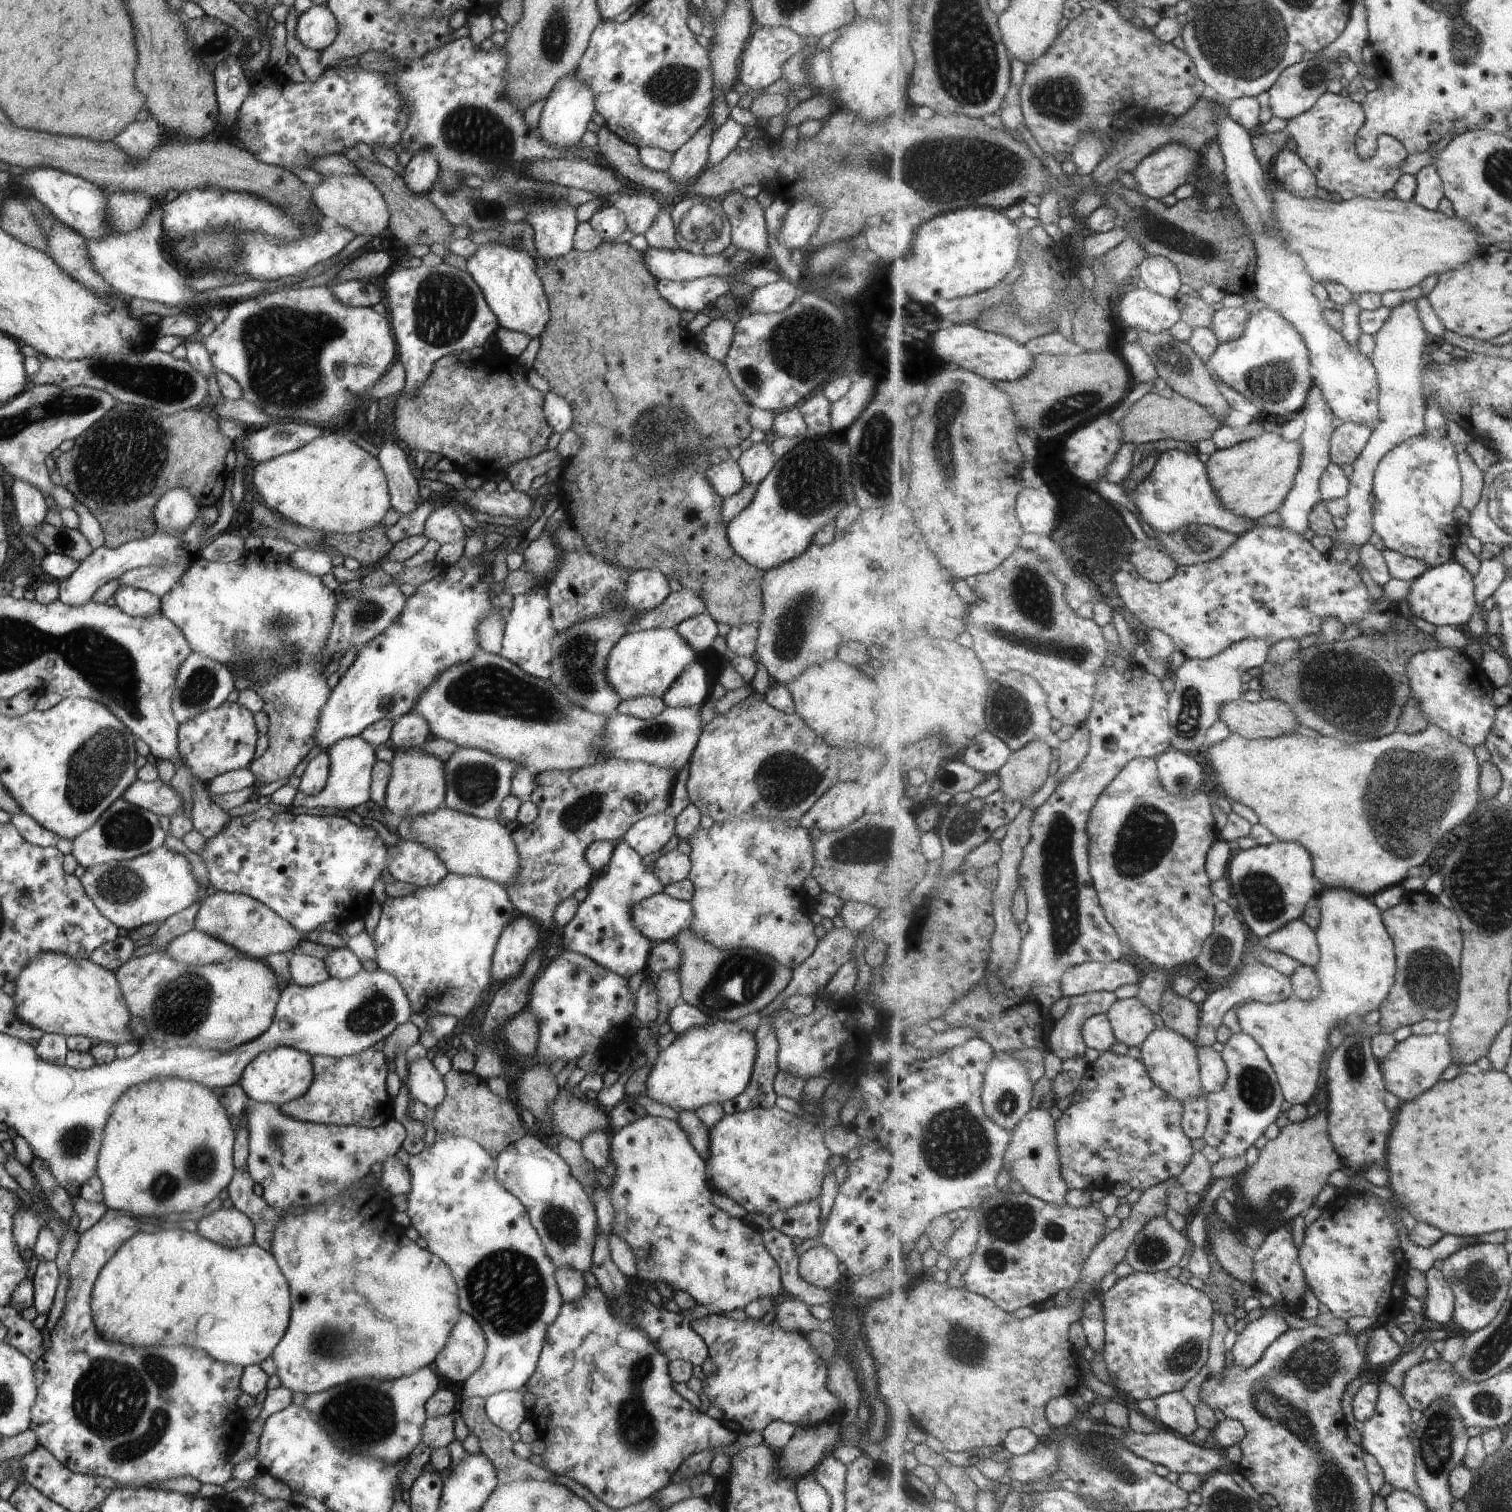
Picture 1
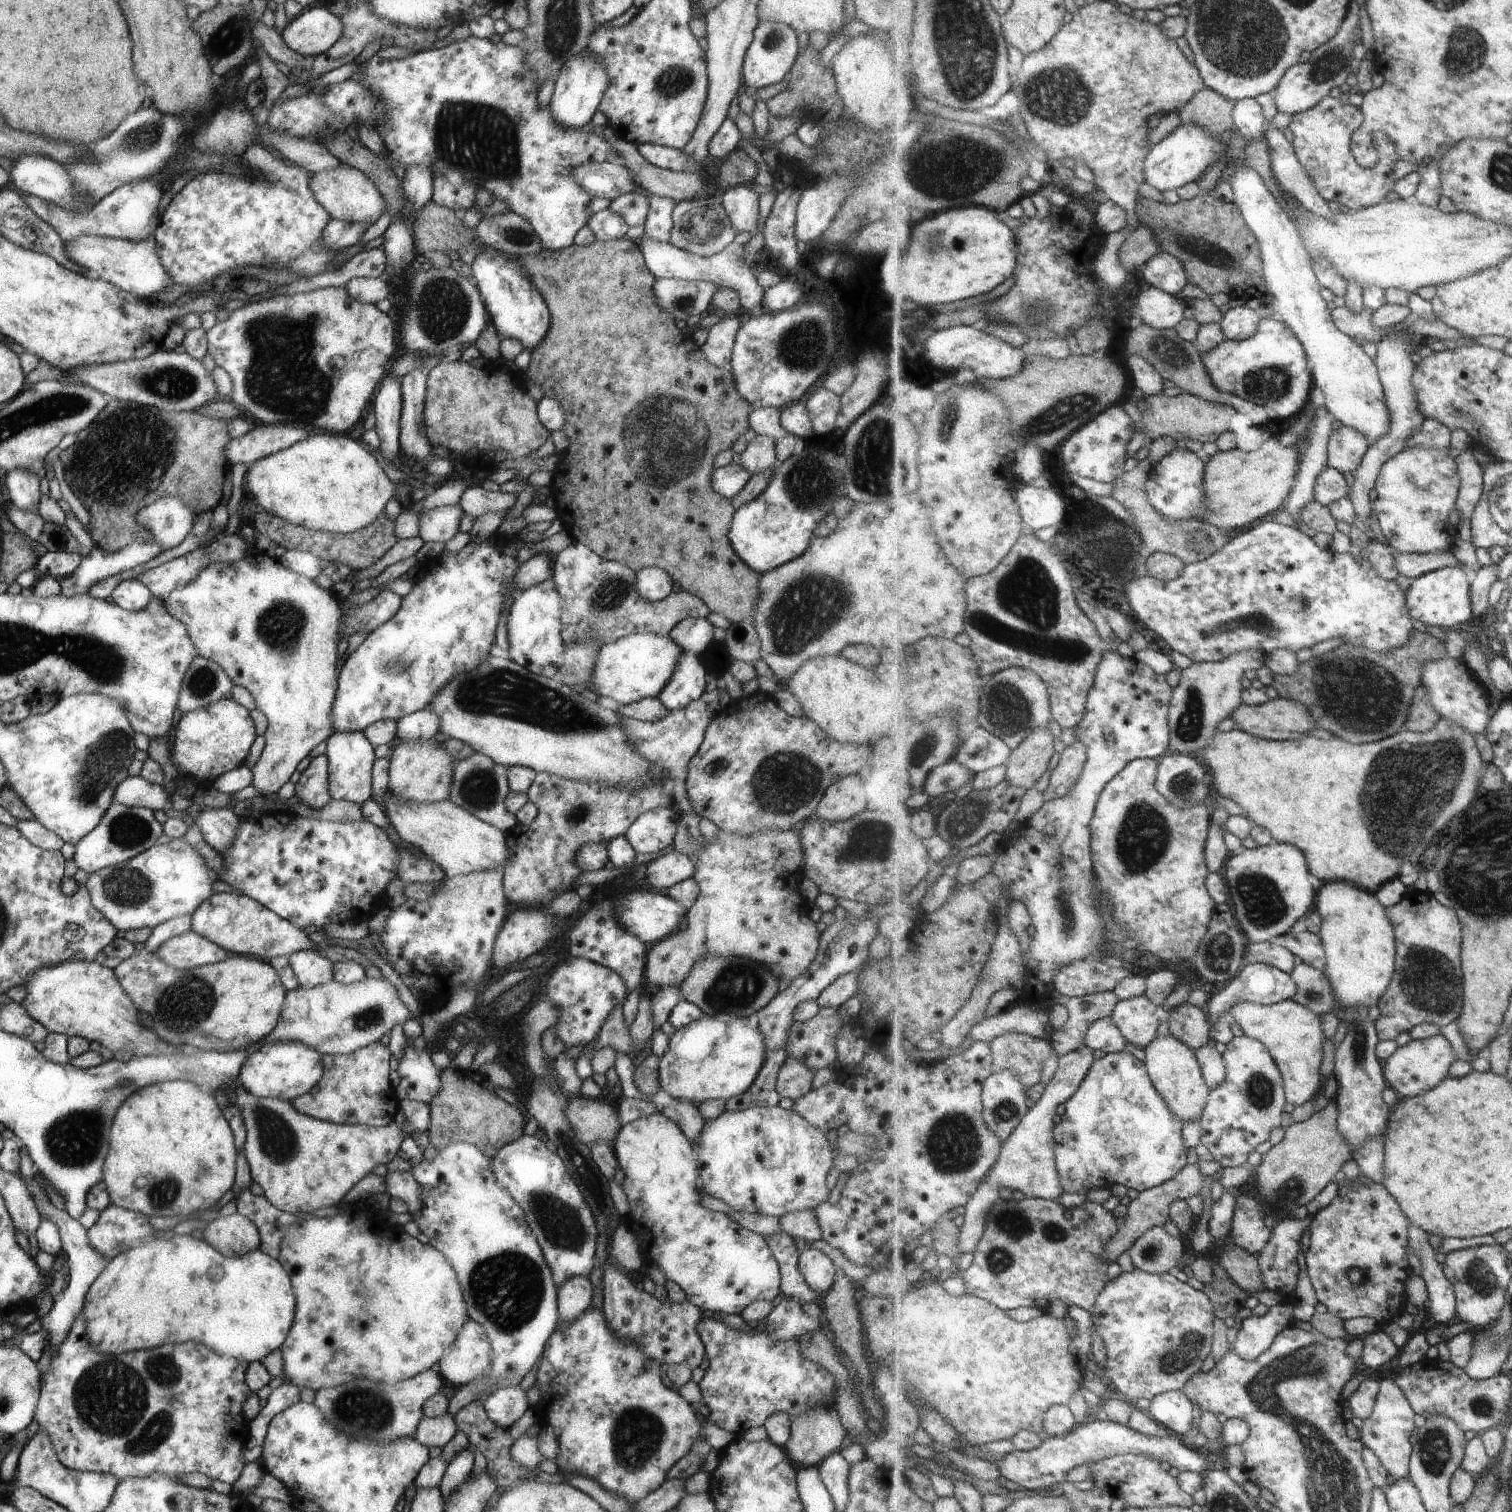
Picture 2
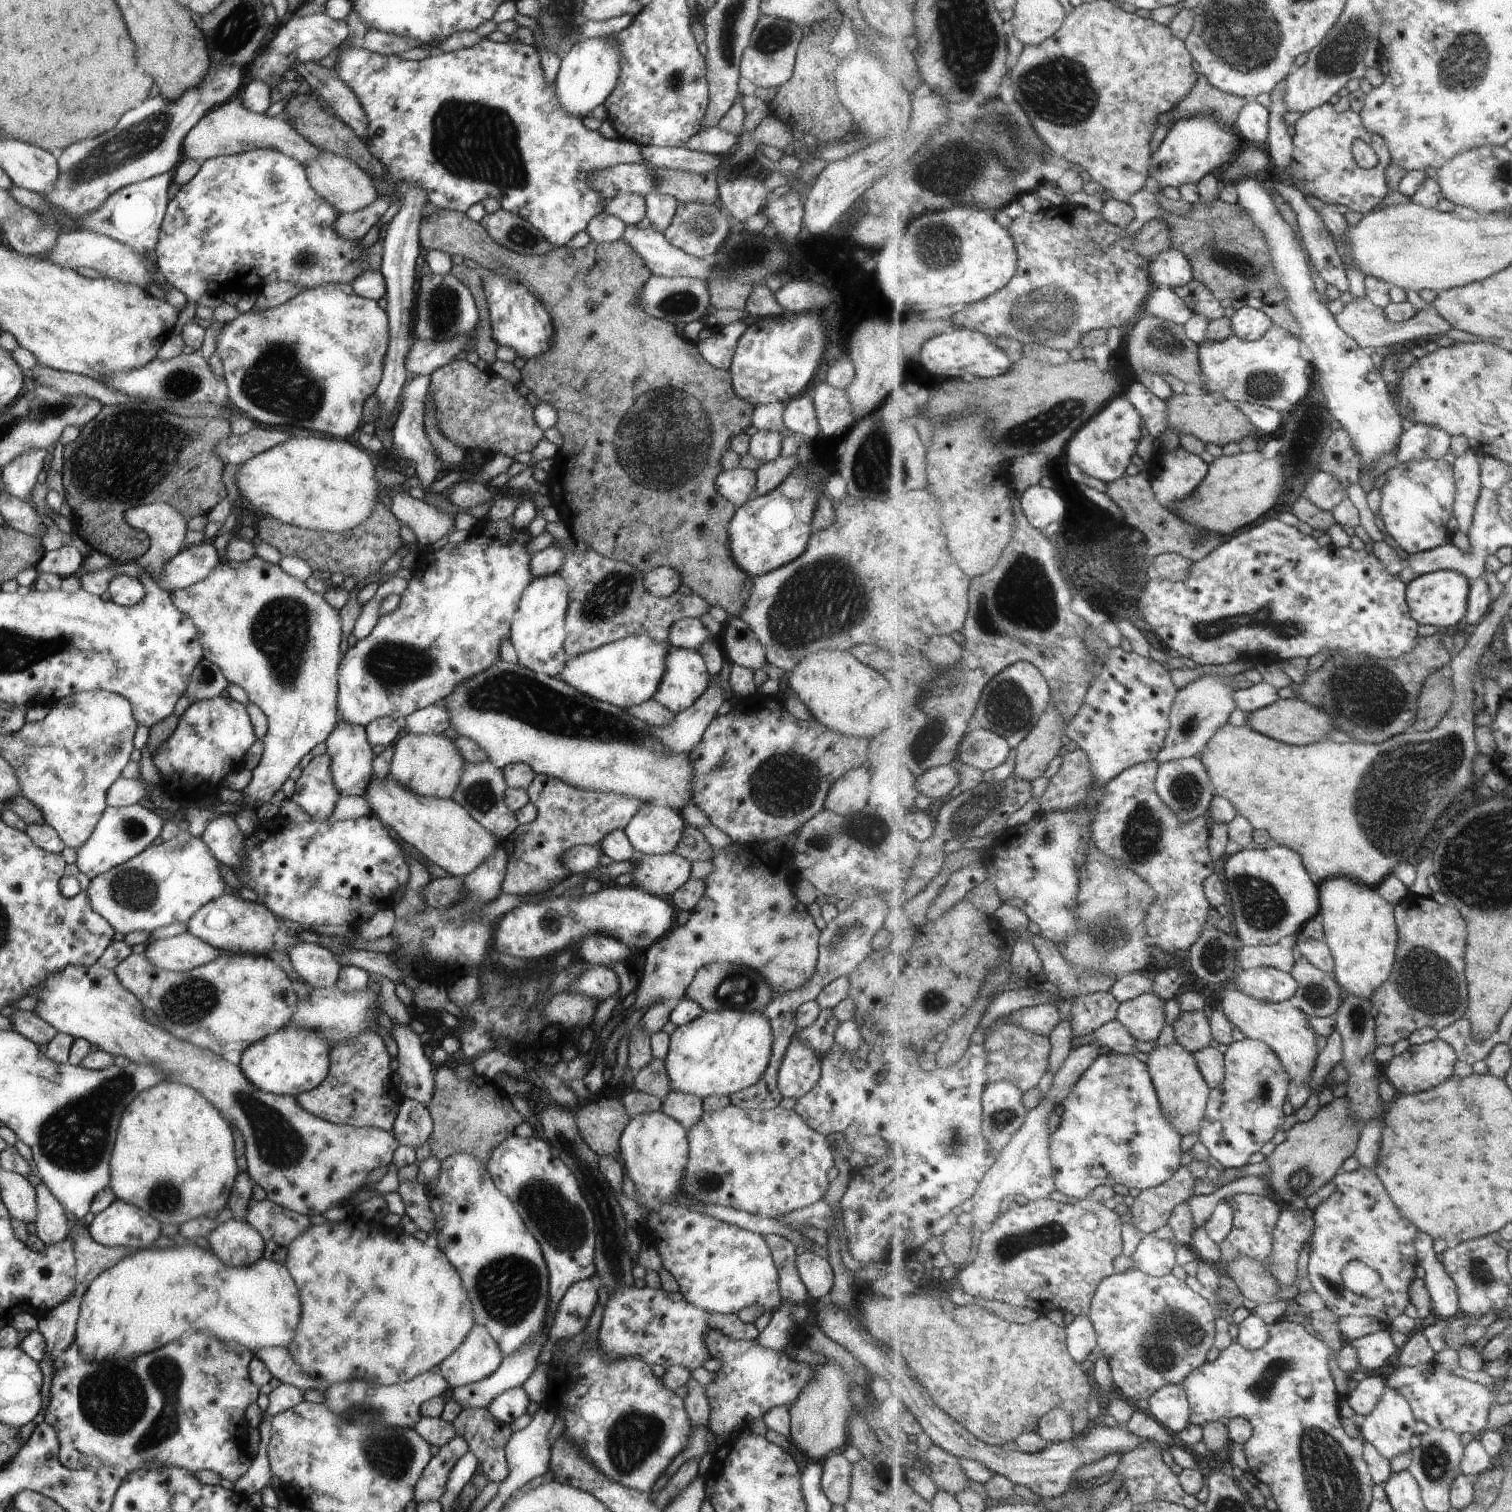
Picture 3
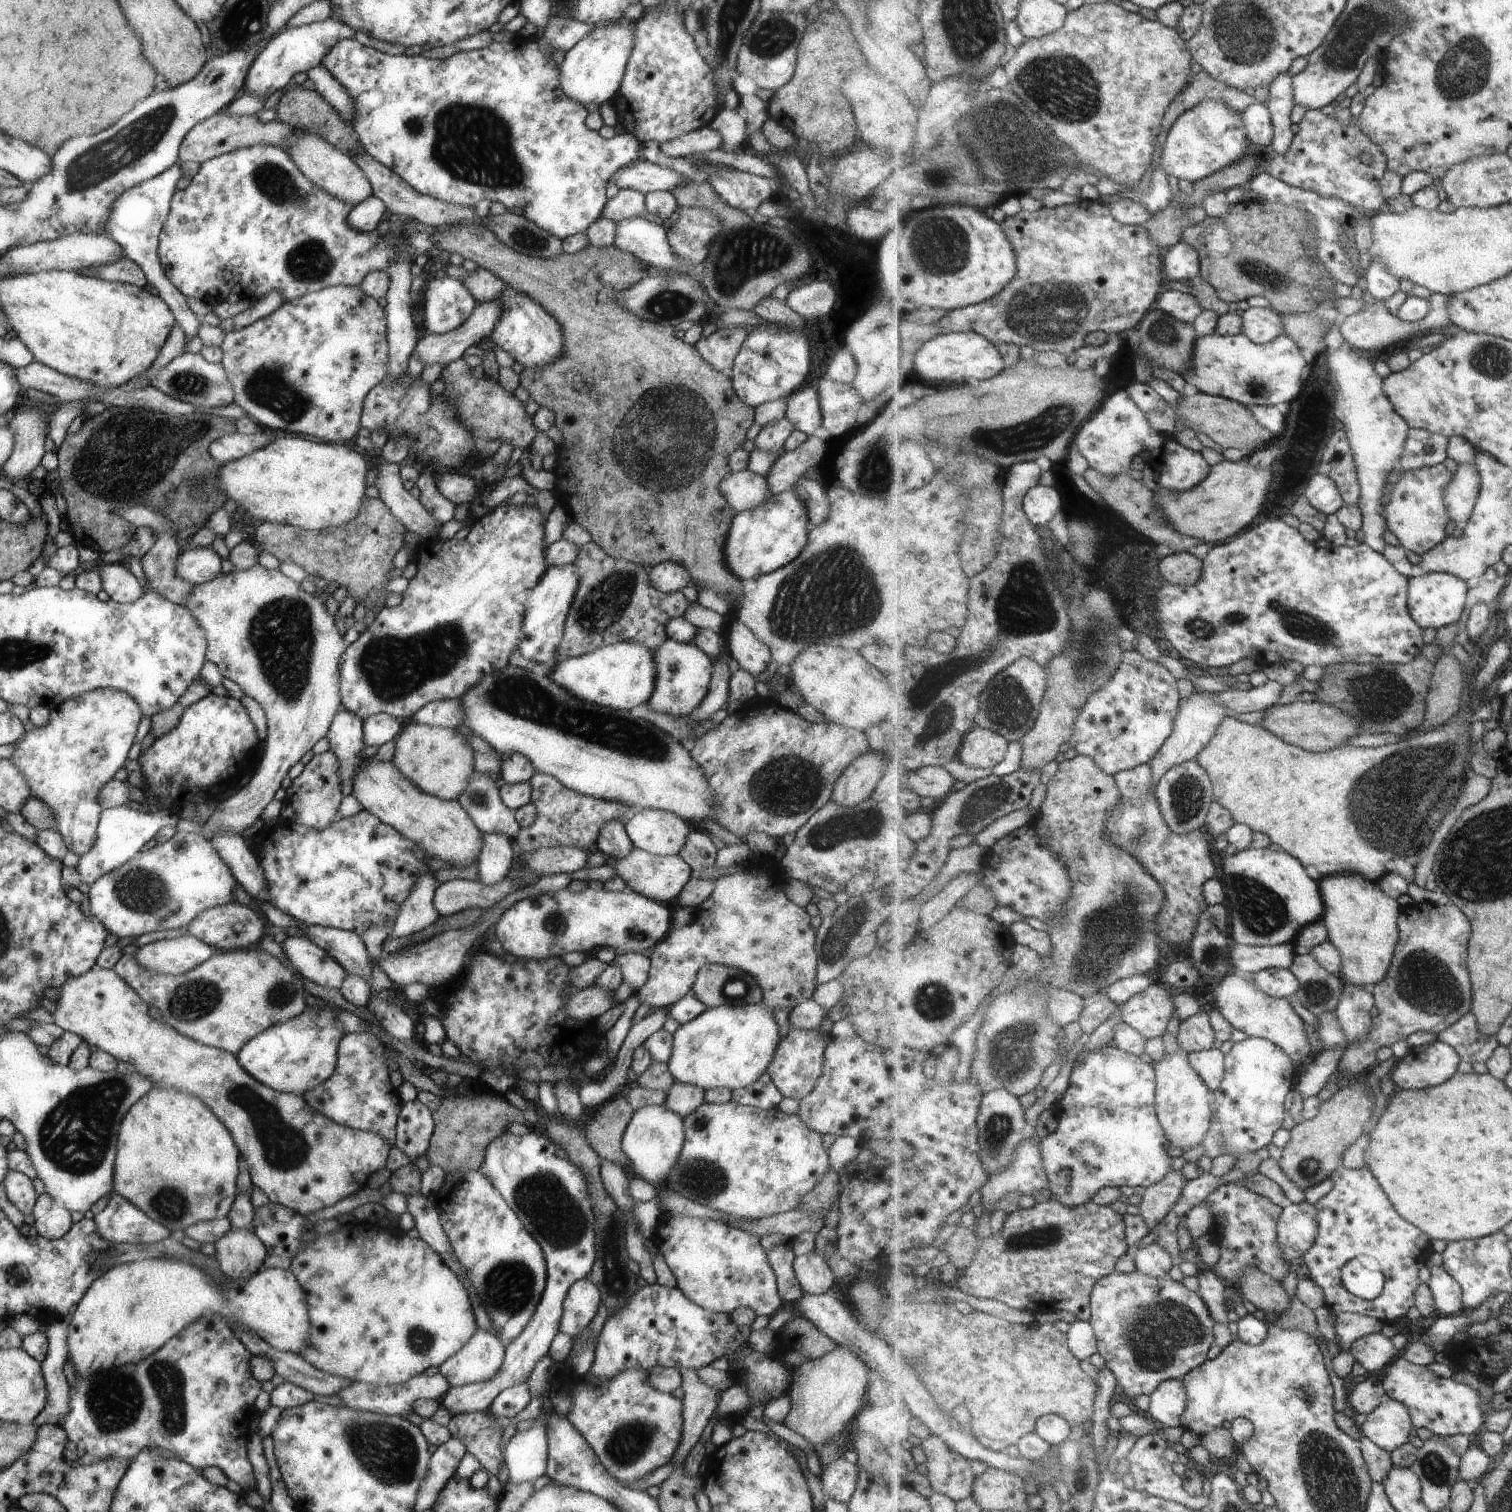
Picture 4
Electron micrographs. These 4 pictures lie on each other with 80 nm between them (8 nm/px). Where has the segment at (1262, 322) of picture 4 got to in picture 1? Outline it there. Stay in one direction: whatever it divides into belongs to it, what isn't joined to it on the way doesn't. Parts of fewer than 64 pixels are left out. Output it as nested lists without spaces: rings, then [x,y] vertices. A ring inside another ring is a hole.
[[[1223,307],[1212,320],[1211,328],[1221,343],[1239,340],[1247,330],[1247,323],[1252,319],[1252,312],[1245,307]]]

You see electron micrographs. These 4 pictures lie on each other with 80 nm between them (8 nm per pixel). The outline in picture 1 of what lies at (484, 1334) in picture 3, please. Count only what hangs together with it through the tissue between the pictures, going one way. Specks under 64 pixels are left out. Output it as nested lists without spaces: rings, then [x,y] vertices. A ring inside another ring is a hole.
[[[460,1312],[457,1322],[451,1327],[444,1347],[437,1353],[433,1361],[437,1369],[436,1372],[453,1384],[463,1382],[480,1367],[485,1349],[486,1340],[479,1324],[473,1320],[472,1316]]]

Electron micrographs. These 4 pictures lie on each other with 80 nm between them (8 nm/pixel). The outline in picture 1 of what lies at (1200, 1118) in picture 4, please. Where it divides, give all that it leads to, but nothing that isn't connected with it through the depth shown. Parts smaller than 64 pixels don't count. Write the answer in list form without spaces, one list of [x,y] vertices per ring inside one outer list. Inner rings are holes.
[[[1167,1026],[1154,1030],[1146,1038],[1140,1050],[1141,1059],[1150,1071],[1153,1082],[1183,1106],[1190,1101],[1197,1101],[1206,1093],[1202,1085],[1202,1066],[1198,1059],[1198,1046],[1179,1031],[1171,1030]]]

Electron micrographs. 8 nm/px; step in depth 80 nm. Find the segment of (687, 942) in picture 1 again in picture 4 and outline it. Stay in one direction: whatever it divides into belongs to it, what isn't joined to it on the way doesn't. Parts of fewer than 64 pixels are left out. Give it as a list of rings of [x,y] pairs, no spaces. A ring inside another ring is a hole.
[[[713,963],[699,967],[690,992],[706,1007],[723,1003],[743,1006],[761,1002],[762,998],[762,990],[750,974]]]

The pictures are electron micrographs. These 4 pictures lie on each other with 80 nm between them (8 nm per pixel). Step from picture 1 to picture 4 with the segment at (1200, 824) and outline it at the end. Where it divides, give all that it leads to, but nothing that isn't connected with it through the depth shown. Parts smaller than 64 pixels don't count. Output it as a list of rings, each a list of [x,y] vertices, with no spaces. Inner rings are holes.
[[[1150,763],[1117,773],[1114,777],[1122,797],[1118,806],[1108,818],[1105,836],[1117,847],[1121,847],[1138,858],[1140,863],[1148,870],[1148,873],[1151,873],[1161,883],[1167,897],[1164,910],[1158,916],[1162,938],[1184,947],[1184,944],[1194,937],[1199,917],[1208,907],[1206,898],[1203,896],[1203,885],[1214,879],[1215,874],[1217,874],[1215,862],[1211,858],[1212,845],[1207,841],[1209,834],[1206,829],[1191,831],[1182,835],[1171,830],[1166,818],[1162,815],[1162,808],[1155,788],[1157,780],[1155,780],[1156,776],[1153,774]]]

